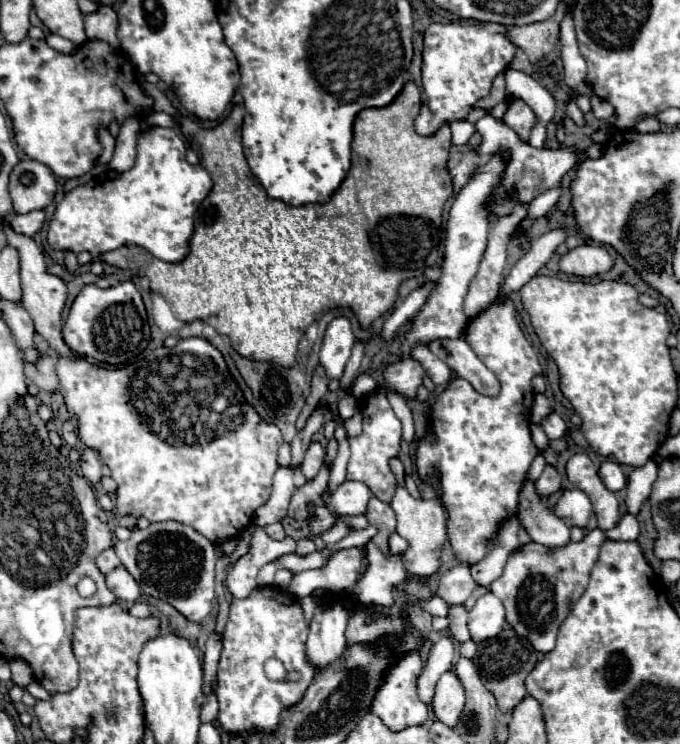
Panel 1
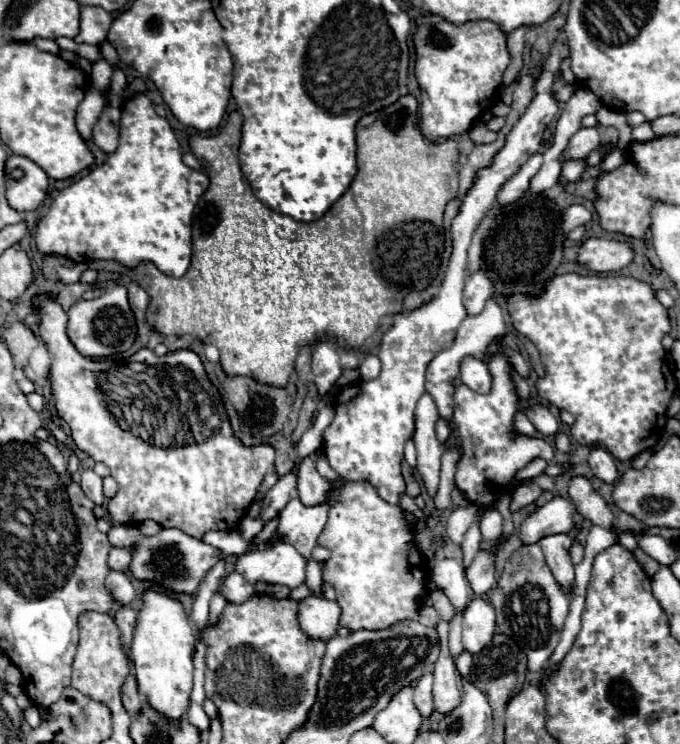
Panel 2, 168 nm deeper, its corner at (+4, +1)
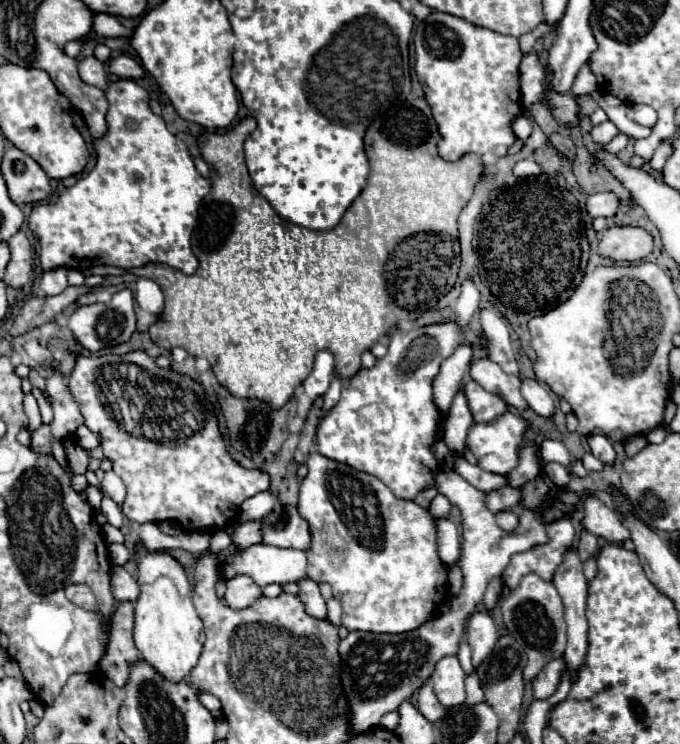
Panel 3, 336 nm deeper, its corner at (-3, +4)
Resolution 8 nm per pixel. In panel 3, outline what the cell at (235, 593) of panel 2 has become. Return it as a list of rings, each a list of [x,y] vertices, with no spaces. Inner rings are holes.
[[[238,575],[228,581],[228,589],[224,595],[224,601],[232,609],[244,609],[252,605],[262,595],[260,587],[246,575]]]

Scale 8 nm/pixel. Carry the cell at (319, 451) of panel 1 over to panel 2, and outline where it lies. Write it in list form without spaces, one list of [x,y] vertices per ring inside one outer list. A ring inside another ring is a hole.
[[[311,456],[299,462],[297,488],[299,500],[307,506],[319,504],[319,500],[331,500],[331,512],[317,542],[331,550],[331,558],[321,568],[323,580],[335,586],[337,602],[343,608],[341,626],[351,630],[381,630],[393,622],[417,618],[417,600],[427,594],[425,582],[429,568],[423,566],[421,556],[411,544],[411,528],[403,528],[399,506],[381,500],[367,482],[347,482],[343,492],[329,492],[329,484],[319,476]]]

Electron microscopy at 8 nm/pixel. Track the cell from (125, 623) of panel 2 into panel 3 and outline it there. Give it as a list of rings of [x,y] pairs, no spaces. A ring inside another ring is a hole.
[[[124,601],[112,615],[110,643],[100,663],[106,677],[110,677],[110,681],[114,681],[118,687],[126,683],[130,663],[140,659],[140,651],[132,641],[132,631],[134,631],[134,605],[130,601]]]

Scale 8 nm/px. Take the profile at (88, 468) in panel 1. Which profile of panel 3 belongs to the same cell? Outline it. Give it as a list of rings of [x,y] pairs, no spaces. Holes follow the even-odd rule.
[[[104,497],[104,499],[102,499],[102,513],[104,513],[104,517],[106,517],[106,521],[108,521],[110,525],[122,527],[122,523],[124,523],[124,513],[122,513],[122,509],[120,509],[110,497]]]

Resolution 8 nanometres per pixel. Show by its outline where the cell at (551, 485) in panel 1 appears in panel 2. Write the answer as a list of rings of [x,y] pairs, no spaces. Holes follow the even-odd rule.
[[[529,482],[525,486],[517,486],[517,490],[513,492],[513,498],[511,498],[511,510],[515,512],[527,504],[533,504],[541,494],[543,494],[543,488],[535,482]]]

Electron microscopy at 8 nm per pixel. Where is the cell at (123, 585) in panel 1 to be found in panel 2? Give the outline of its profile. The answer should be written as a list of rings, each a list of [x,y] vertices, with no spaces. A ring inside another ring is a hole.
[[[109,570],[107,580],[105,580],[105,588],[109,590],[109,594],[119,602],[119,604],[129,604],[135,598],[135,588],[129,580],[129,576],[125,572],[117,572],[117,570]]]

